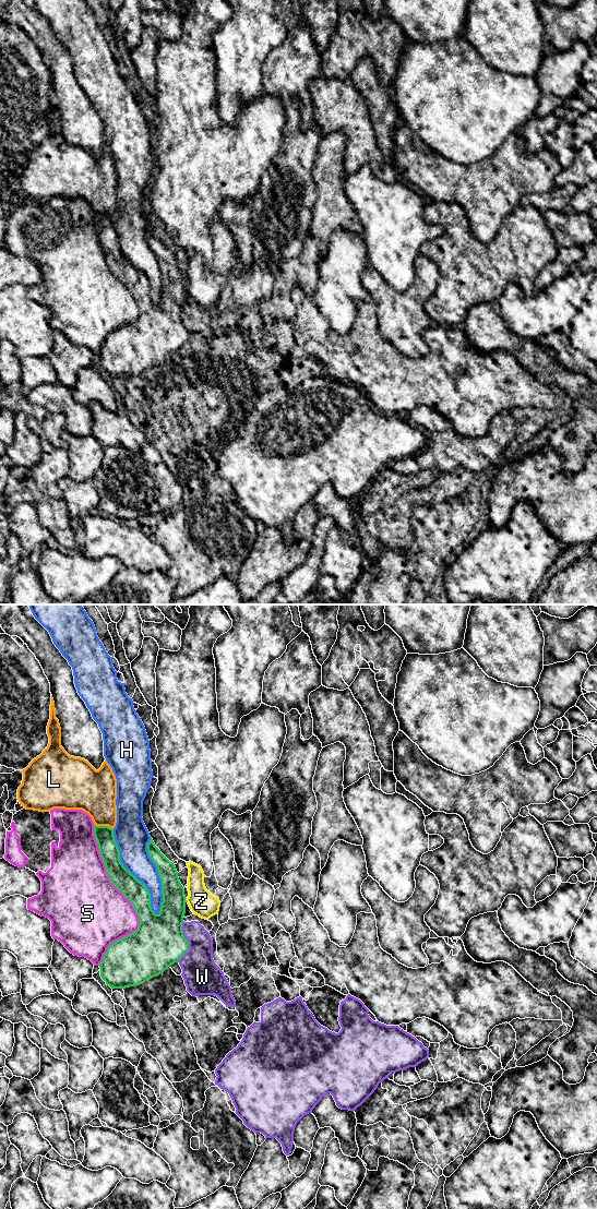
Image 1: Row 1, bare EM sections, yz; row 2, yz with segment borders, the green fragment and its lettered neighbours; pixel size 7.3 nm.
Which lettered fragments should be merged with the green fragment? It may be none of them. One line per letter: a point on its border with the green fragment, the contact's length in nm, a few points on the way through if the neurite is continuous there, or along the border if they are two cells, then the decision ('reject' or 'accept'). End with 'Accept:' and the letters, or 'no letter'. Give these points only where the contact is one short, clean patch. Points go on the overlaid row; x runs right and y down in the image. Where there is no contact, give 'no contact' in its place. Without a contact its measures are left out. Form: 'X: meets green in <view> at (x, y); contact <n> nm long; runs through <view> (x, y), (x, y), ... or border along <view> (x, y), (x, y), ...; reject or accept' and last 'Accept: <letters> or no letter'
H: meets green in yz at (132, 874); contact 700 nm long; reject
L: meets green in yz at (104, 826); contact 150 nm long; reject
S: meets green in yz at (128, 899); contact 1050 nm long; reject
W: meets green in yz at (188, 942); contact 300 nm long; reject
Z: meets green in yz at (186, 900); contact 30 nm long; border along yz (187, 898), (186, 901); reject
Accept: no letter

